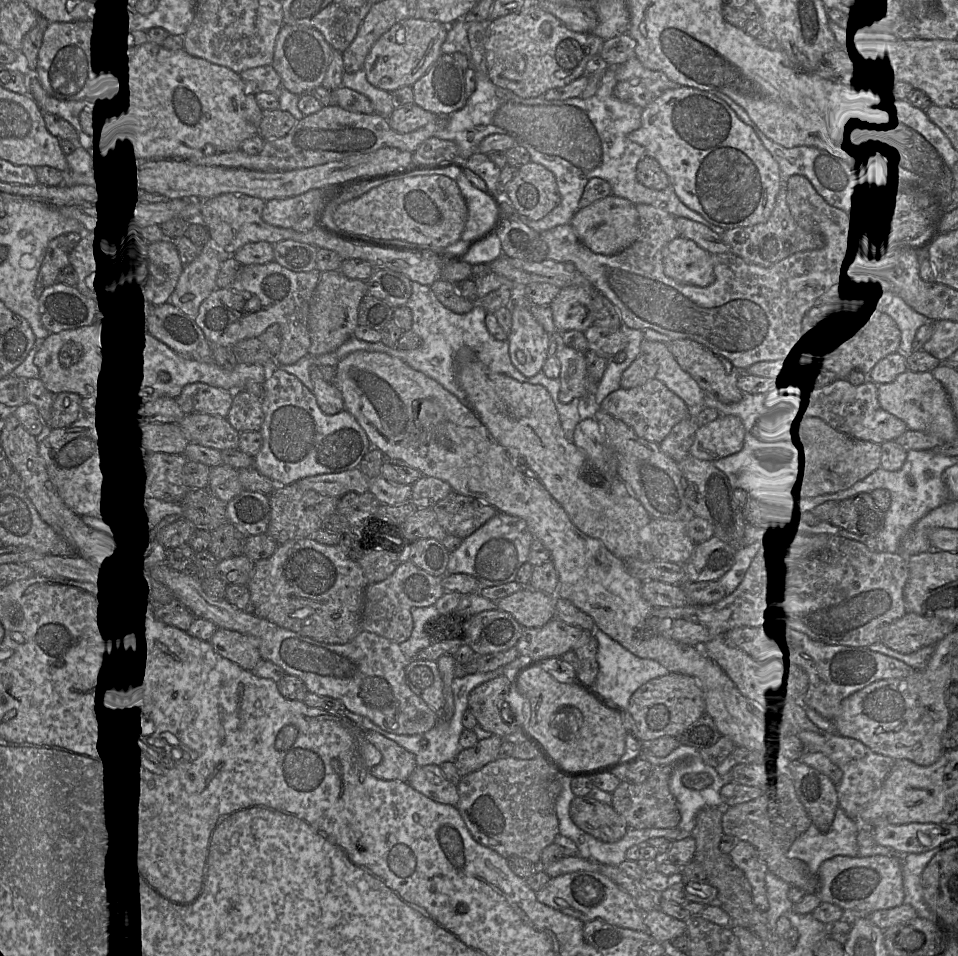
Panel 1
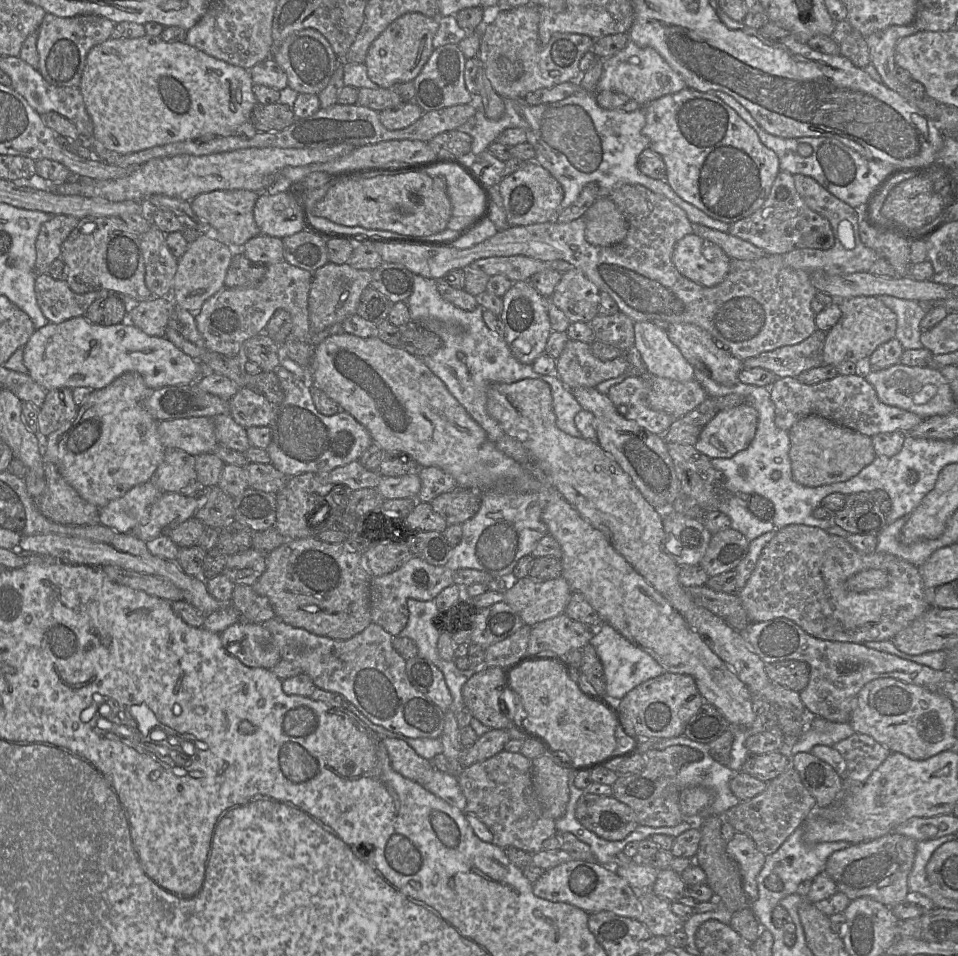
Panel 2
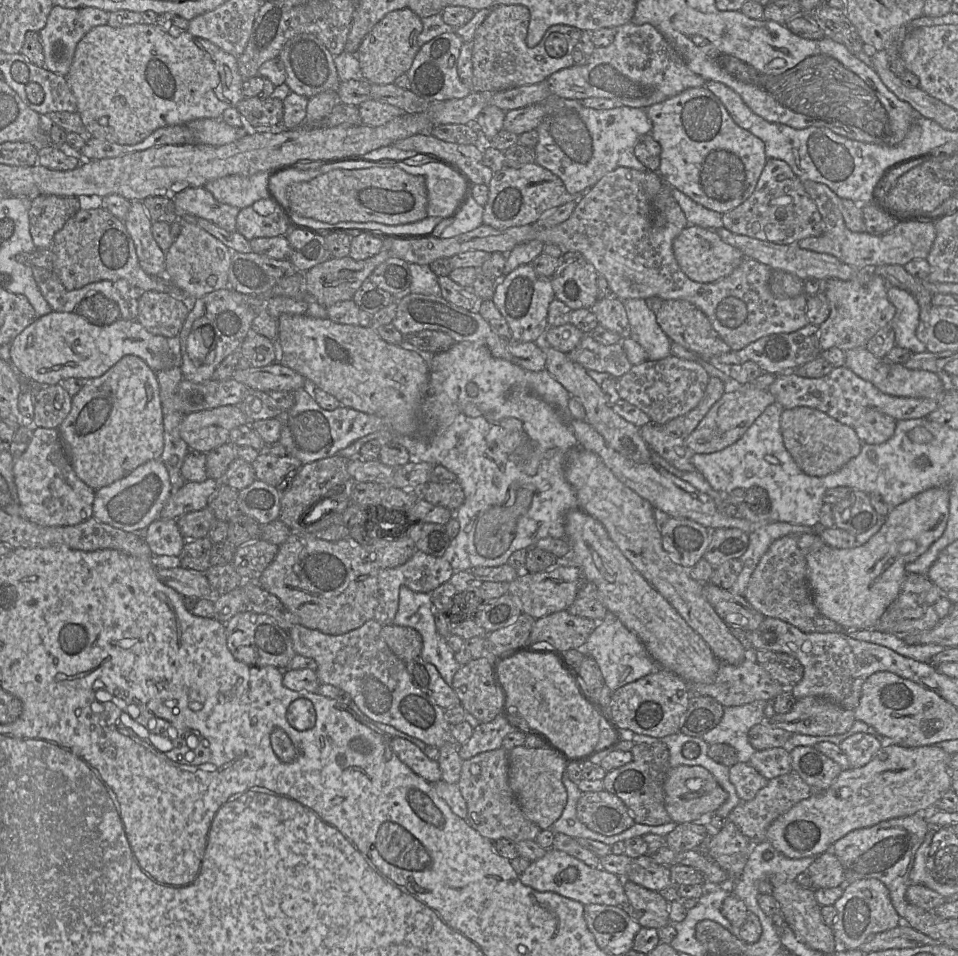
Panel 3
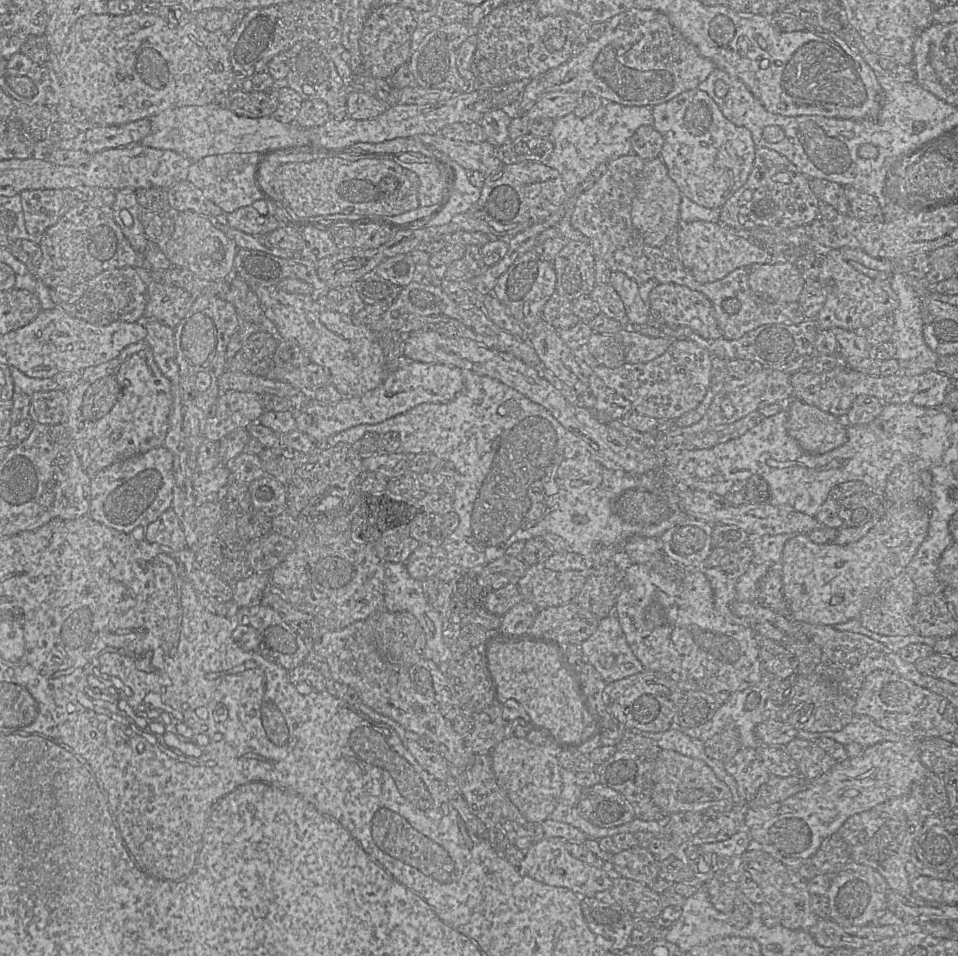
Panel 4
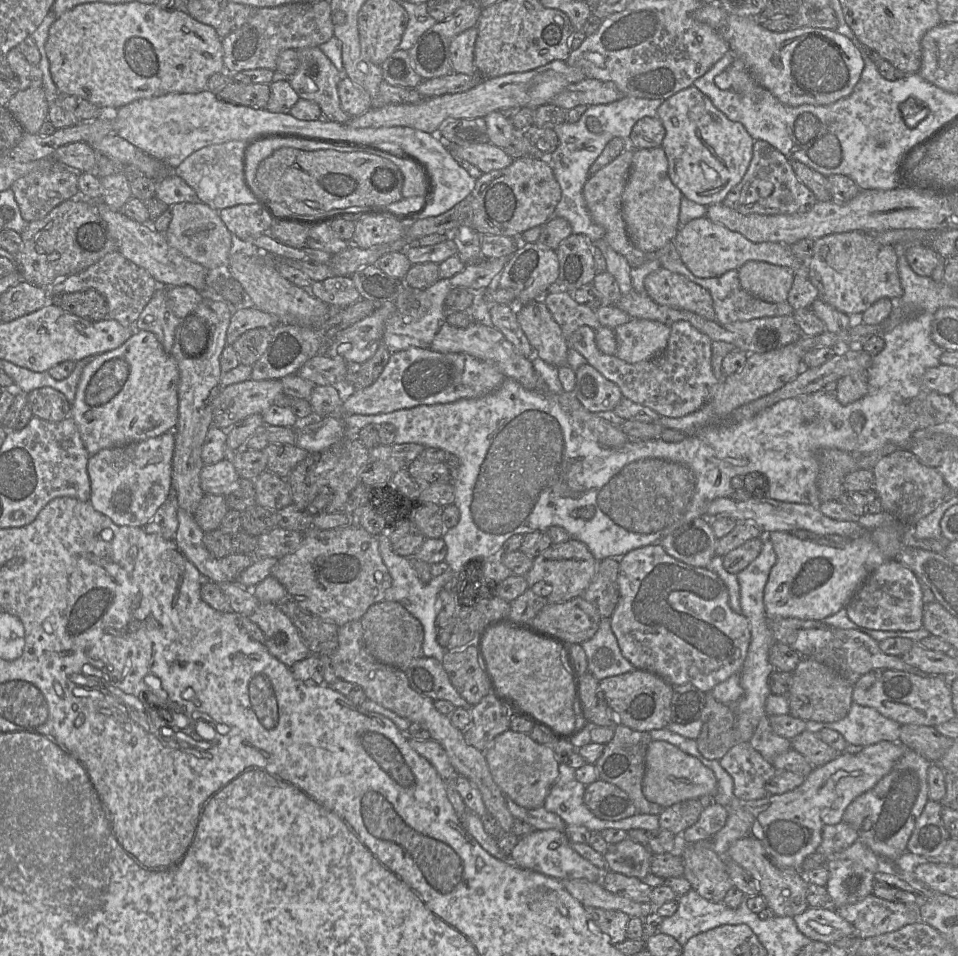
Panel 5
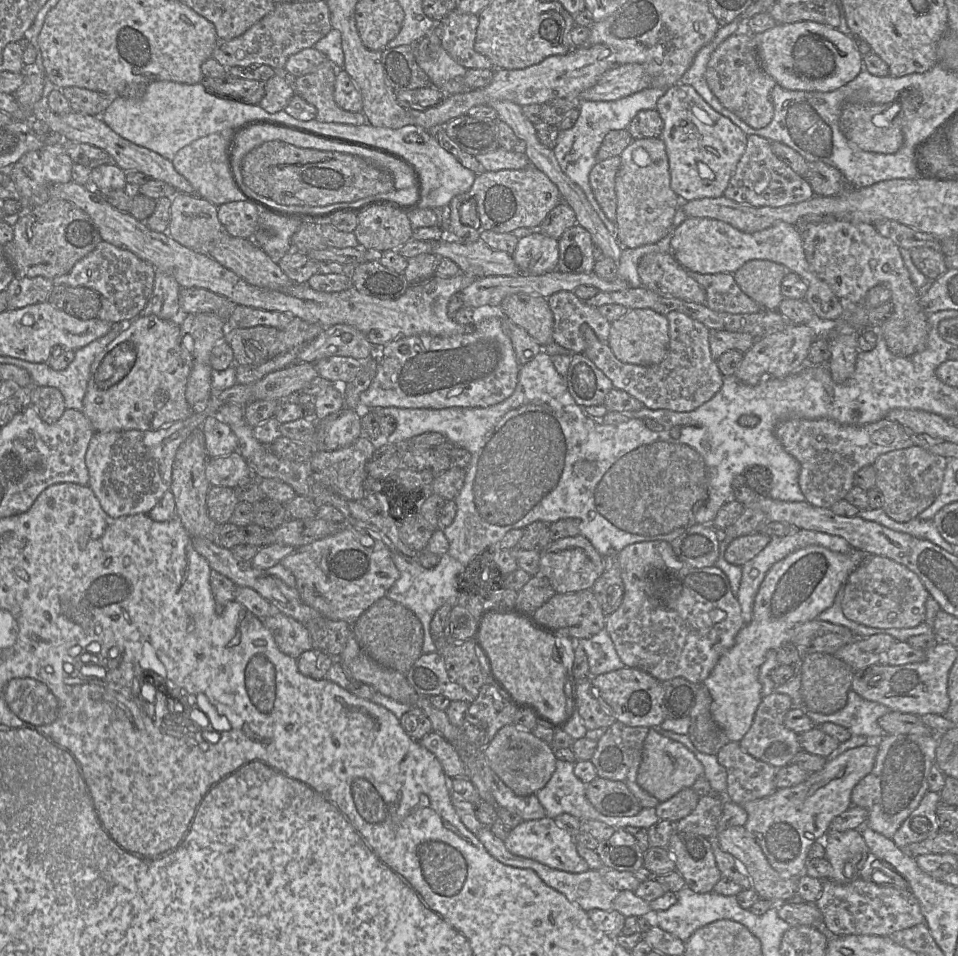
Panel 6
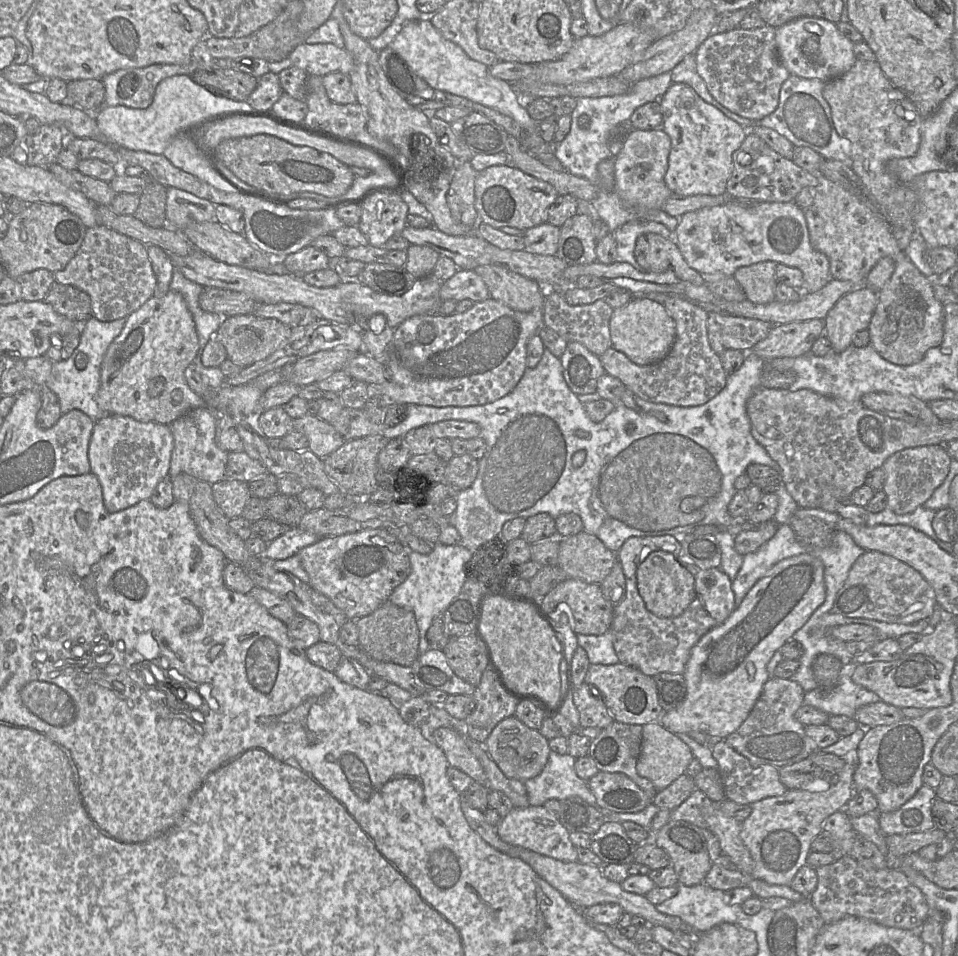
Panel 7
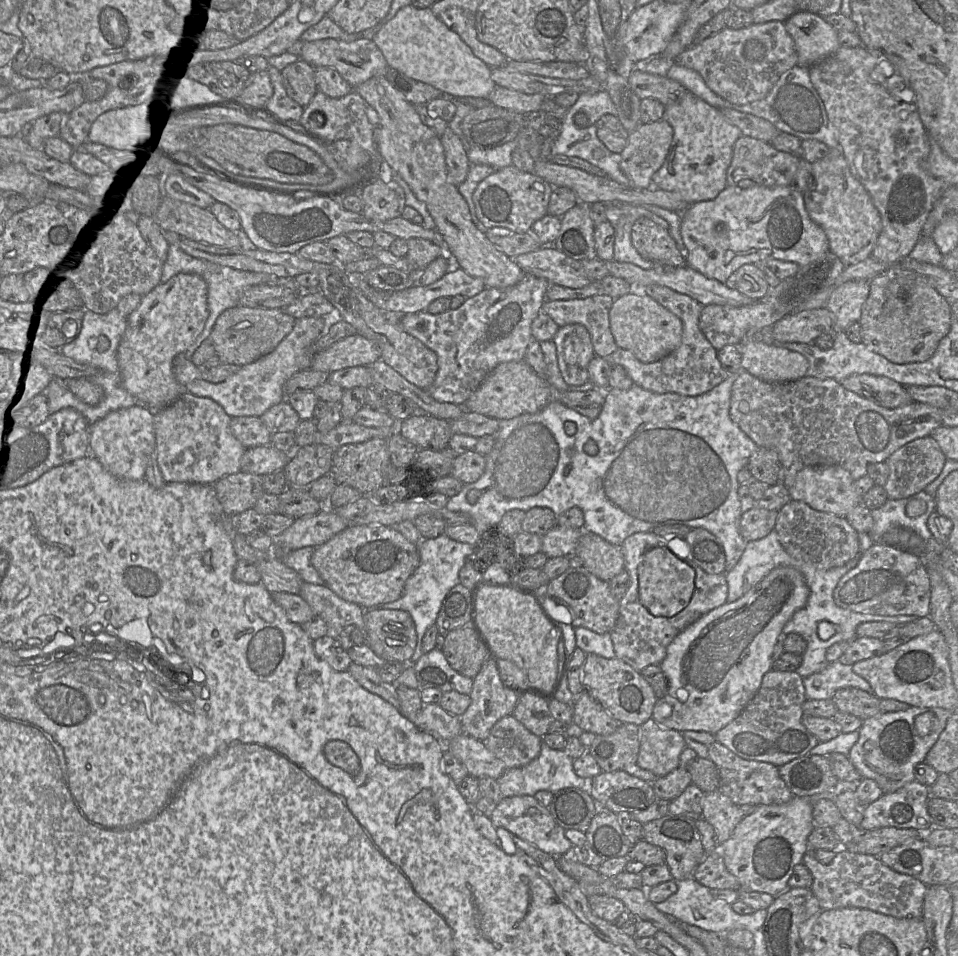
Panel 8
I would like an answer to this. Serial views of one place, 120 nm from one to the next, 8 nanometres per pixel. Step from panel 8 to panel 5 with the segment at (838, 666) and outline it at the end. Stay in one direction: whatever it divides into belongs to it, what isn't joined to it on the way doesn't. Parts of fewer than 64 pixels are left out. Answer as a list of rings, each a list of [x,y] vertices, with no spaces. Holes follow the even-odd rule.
[[[852,702],[849,713],[837,722],[805,721],[806,730],[818,733],[829,728],[840,733],[848,744],[868,747],[881,741],[897,742],[900,726],[894,720],[886,718],[876,709]]]

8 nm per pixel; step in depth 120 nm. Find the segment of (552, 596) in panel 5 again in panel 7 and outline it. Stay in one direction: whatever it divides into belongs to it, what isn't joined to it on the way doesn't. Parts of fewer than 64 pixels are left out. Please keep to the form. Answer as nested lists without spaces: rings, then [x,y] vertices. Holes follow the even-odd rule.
[[[582,531],[576,535],[560,538],[558,566],[565,572],[566,578],[579,579],[590,584],[601,584],[617,562],[617,552],[609,550],[595,535]]]

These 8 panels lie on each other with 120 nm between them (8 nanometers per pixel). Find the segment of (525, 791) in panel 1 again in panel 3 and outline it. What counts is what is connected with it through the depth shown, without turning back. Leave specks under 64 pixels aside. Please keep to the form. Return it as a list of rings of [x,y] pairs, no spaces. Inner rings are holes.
[[[503,747],[479,753],[463,760],[458,787],[467,805],[467,823],[481,836],[496,841],[501,838],[514,843],[535,840],[542,830],[523,814],[508,781],[508,751]]]

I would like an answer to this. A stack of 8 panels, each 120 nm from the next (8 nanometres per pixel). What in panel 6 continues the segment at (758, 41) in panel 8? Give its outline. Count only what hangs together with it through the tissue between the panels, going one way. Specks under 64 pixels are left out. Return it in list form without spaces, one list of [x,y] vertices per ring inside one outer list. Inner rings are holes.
[[[743,30],[725,39],[711,54],[705,78],[719,102],[749,126],[760,129],[773,119],[770,93],[776,82],[762,68],[752,34]]]

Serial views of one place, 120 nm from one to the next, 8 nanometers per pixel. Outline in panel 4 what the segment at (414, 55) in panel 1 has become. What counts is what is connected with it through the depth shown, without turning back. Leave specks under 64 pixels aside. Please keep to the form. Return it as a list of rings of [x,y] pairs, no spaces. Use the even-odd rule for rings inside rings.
[[[396,4],[383,5],[372,9],[366,18],[361,37],[360,52],[364,73],[376,78],[389,79],[411,55],[411,36],[416,28],[412,10]]]

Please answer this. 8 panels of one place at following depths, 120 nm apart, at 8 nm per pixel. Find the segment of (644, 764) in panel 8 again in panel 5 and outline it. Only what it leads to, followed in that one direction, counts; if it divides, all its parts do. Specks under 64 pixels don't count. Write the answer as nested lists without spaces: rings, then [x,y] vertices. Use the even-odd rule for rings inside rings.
[[[652,740],[647,748],[646,769],[642,780],[642,792],[651,802],[669,807],[678,802],[712,795],[717,788],[714,772],[696,757],[683,752],[677,746],[660,740]]]

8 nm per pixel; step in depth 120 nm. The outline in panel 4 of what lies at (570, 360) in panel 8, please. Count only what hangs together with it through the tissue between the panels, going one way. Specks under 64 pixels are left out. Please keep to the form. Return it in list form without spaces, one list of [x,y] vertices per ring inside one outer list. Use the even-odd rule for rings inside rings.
[[[595,373],[588,377],[590,389],[596,399],[593,414],[602,422],[608,424],[610,420],[623,420],[632,411],[632,404],[623,396],[607,387]]]

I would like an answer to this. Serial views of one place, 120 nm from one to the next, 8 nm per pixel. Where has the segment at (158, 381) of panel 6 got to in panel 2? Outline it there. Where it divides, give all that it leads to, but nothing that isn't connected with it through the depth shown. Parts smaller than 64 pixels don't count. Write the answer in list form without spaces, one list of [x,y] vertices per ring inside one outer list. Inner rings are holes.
[[[136,372],[125,373],[116,378],[108,386],[92,391],[88,398],[77,407],[77,413],[70,421],[46,436],[44,442],[44,457],[56,466],[64,480],[77,491],[82,499],[95,505],[99,509],[105,507],[111,501],[121,498],[133,487],[150,481],[164,460],[166,448],[163,446],[157,430],[160,421],[154,419],[145,407],[145,401],[152,391],[153,390],[145,384],[140,374]]]

